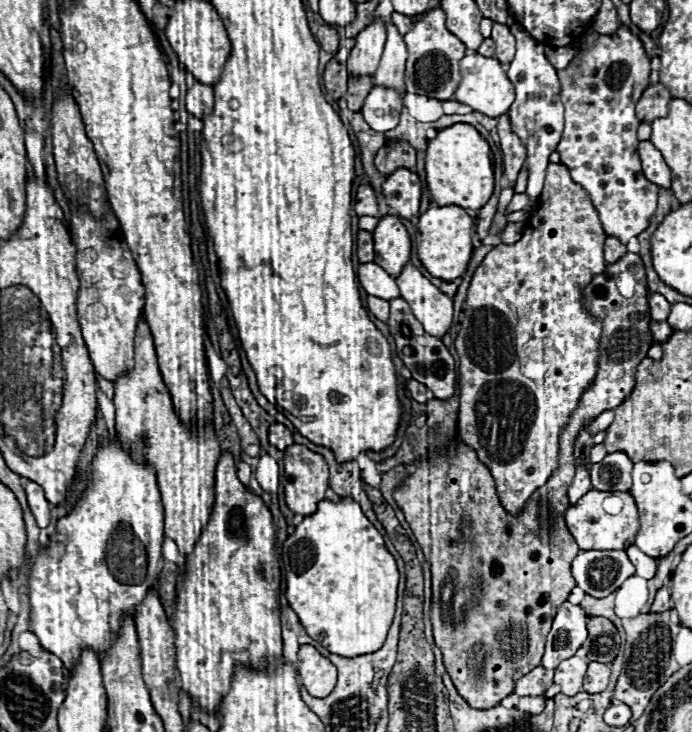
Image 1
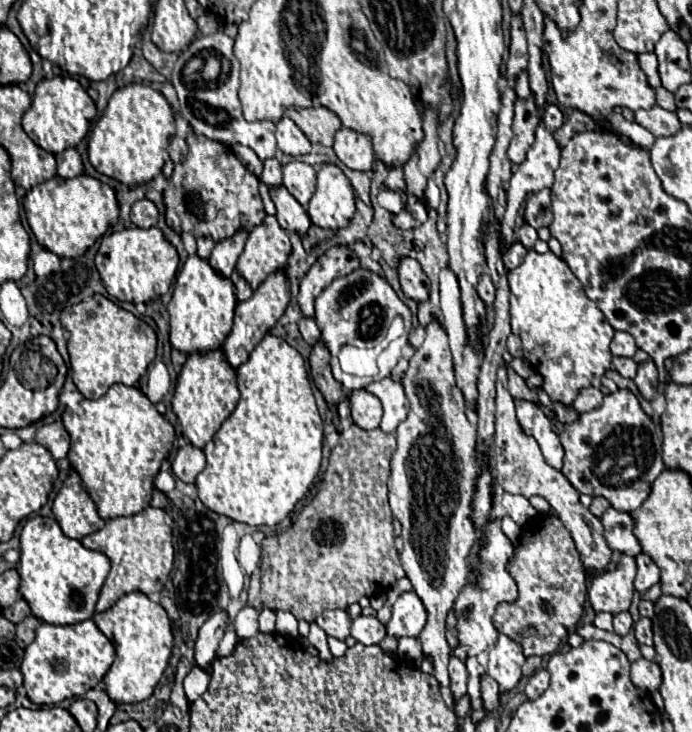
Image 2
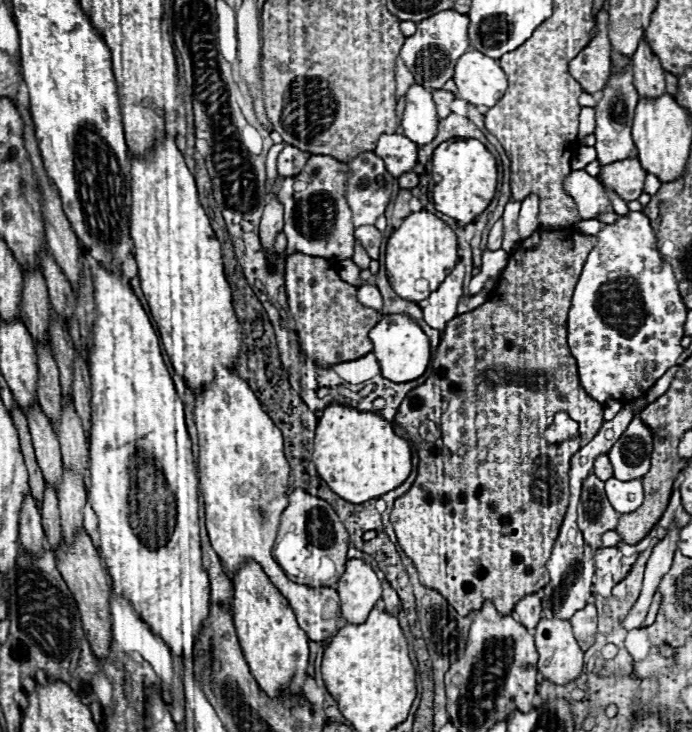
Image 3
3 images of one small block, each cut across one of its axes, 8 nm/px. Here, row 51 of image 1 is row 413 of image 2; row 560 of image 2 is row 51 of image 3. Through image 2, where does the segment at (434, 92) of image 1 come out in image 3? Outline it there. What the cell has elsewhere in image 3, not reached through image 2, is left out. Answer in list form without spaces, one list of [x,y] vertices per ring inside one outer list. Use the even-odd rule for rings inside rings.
[[[444,10],[418,22],[418,30],[414,36],[406,38],[400,58],[410,68],[418,84],[428,90],[438,90],[454,76],[454,66],[458,58],[468,52],[468,46],[468,16],[456,10]]]

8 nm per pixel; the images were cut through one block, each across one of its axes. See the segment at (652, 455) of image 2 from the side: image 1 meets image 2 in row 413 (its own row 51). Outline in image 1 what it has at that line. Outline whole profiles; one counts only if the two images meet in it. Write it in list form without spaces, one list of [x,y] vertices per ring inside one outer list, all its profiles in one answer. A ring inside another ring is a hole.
[[[620,26],[616,34],[608,36],[602,34],[594,48],[588,48],[576,58],[576,66],[566,66],[564,70],[558,70],[558,78],[562,84],[562,102],[566,108],[564,114],[564,132],[562,140],[558,144],[558,152],[562,156],[562,164],[568,166],[570,176],[574,182],[582,184],[598,214],[600,222],[608,236],[616,236],[620,242],[628,242],[632,236],[638,236],[650,226],[650,218],[656,212],[656,198],[658,198],[658,186],[650,184],[642,176],[640,168],[640,156],[638,156],[638,136],[636,130],[640,126],[640,120],[634,114],[634,106],[638,98],[642,96],[644,88],[648,86],[650,76],[650,58],[646,56],[642,42],[638,36],[634,36],[626,26]]]

